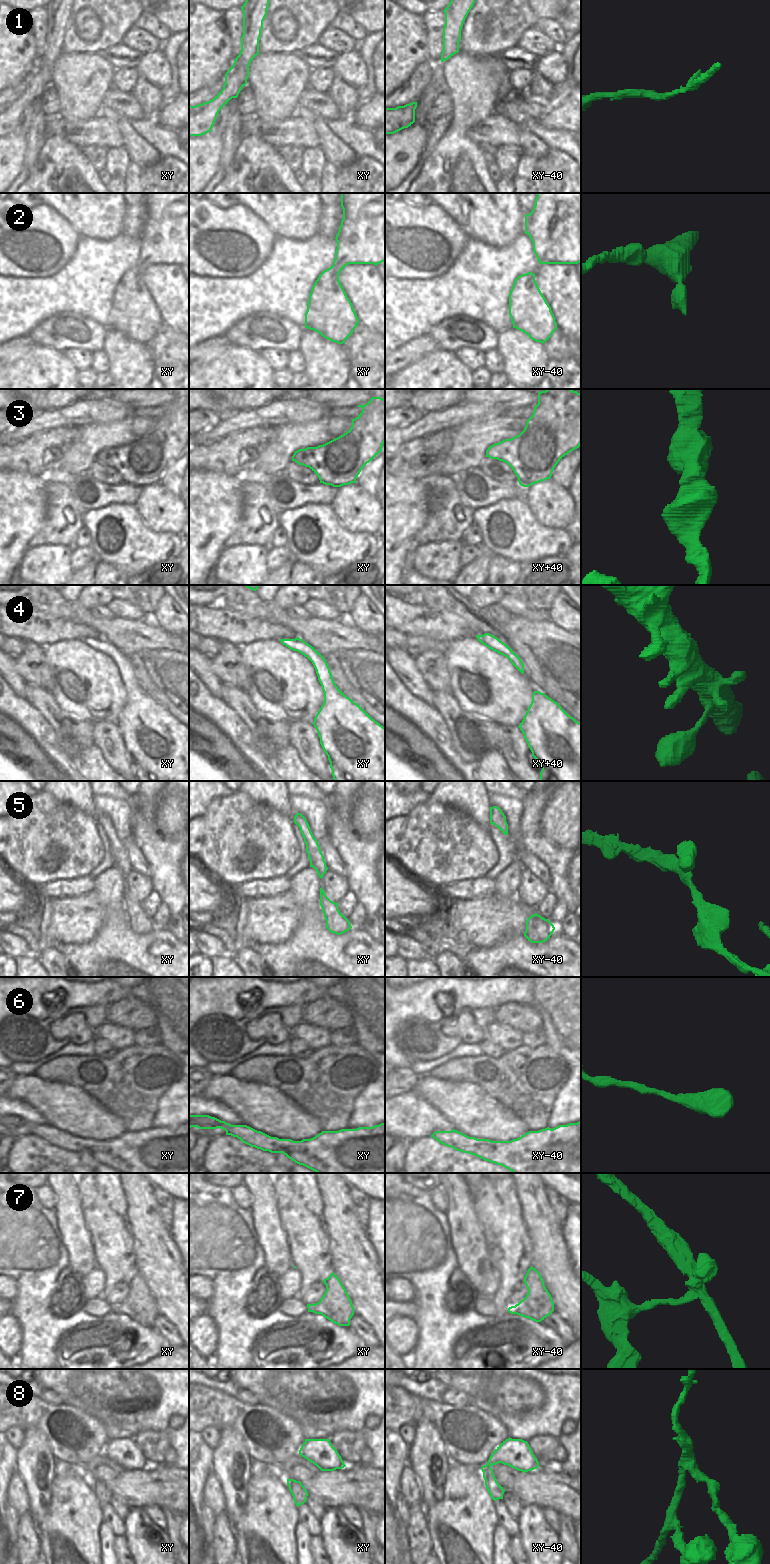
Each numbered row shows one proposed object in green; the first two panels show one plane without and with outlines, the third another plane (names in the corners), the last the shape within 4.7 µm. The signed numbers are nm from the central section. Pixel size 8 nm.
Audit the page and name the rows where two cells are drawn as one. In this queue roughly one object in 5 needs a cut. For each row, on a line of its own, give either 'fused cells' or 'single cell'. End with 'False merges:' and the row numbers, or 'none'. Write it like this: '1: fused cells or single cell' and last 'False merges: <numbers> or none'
1: single cell
2: single cell
3: single cell
4: single cell
5: single cell
6: single cell
7: fused cells
8: single cell
False merges: 7

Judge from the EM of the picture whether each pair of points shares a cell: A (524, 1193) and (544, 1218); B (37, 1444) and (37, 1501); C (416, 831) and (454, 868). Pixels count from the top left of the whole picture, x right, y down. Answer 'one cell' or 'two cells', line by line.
A: one cell
B: one cell
C: one cell

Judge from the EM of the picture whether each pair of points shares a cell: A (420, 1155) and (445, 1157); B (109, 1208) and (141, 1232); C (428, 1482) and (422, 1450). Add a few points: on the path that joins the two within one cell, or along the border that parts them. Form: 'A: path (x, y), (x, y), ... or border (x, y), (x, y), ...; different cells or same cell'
A: path (426, 1157), (439, 1157); same cell
B: border (125, 1200), (129, 1230), (134, 1246); different cells
C: path (428, 1474), (427, 1458); same cell

